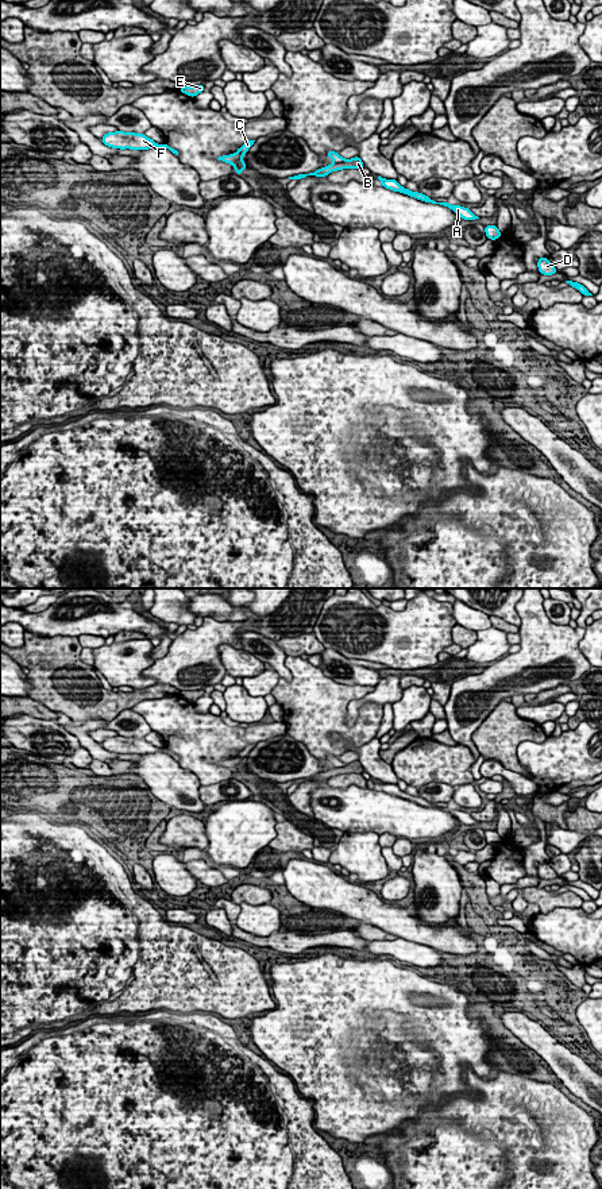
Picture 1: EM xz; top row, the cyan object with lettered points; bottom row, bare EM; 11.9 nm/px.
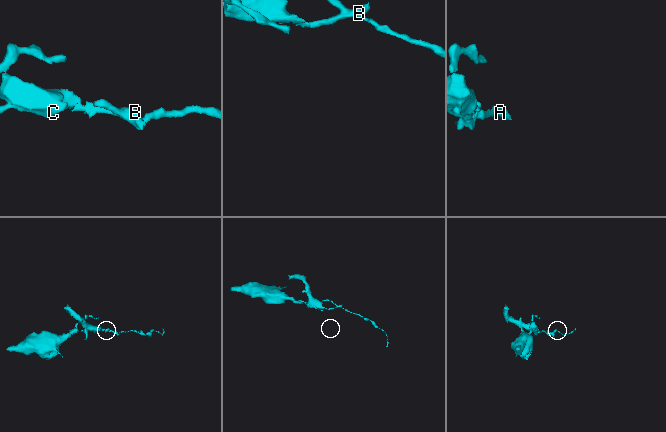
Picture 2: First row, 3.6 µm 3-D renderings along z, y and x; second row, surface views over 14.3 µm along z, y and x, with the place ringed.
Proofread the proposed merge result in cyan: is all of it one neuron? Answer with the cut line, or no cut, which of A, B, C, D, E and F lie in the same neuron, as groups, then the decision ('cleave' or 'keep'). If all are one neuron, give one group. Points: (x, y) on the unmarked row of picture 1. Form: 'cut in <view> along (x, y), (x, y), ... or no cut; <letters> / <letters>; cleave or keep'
cut in xz along (347, 764), (334, 767); A C D F / B E; cleave

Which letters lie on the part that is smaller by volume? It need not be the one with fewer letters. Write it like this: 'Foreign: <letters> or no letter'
Foreign: B, E

